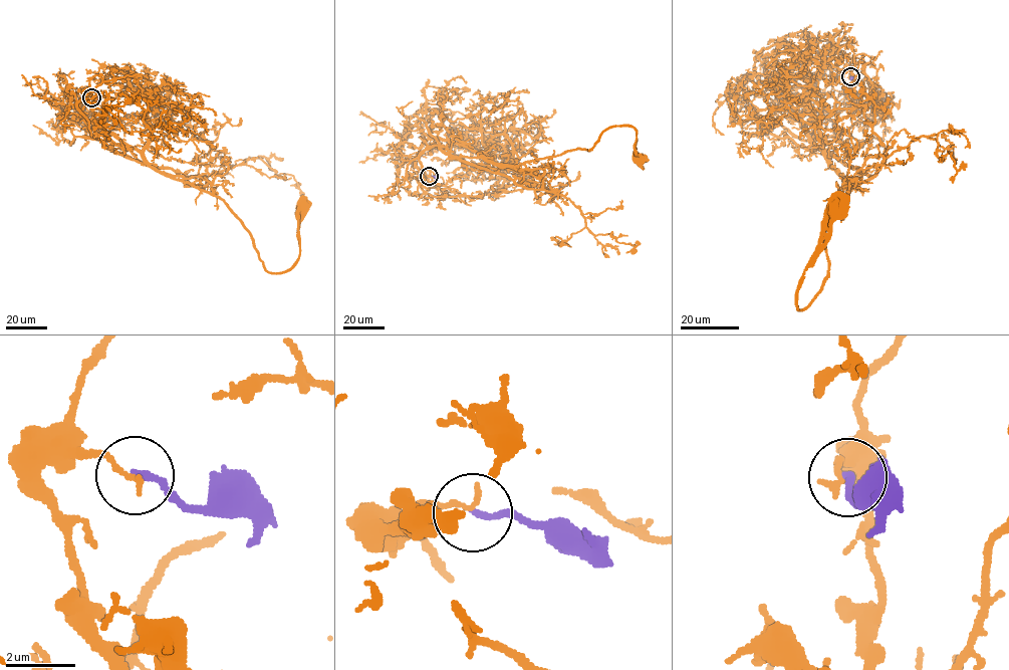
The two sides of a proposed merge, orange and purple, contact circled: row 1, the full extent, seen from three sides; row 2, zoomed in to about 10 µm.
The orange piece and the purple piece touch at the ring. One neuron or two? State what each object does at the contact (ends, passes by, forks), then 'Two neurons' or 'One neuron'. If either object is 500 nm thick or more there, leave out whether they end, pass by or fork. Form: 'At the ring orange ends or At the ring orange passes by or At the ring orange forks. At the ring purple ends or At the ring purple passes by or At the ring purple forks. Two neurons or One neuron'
At the ring orange ends. At the ring purple ends. Two neurons

